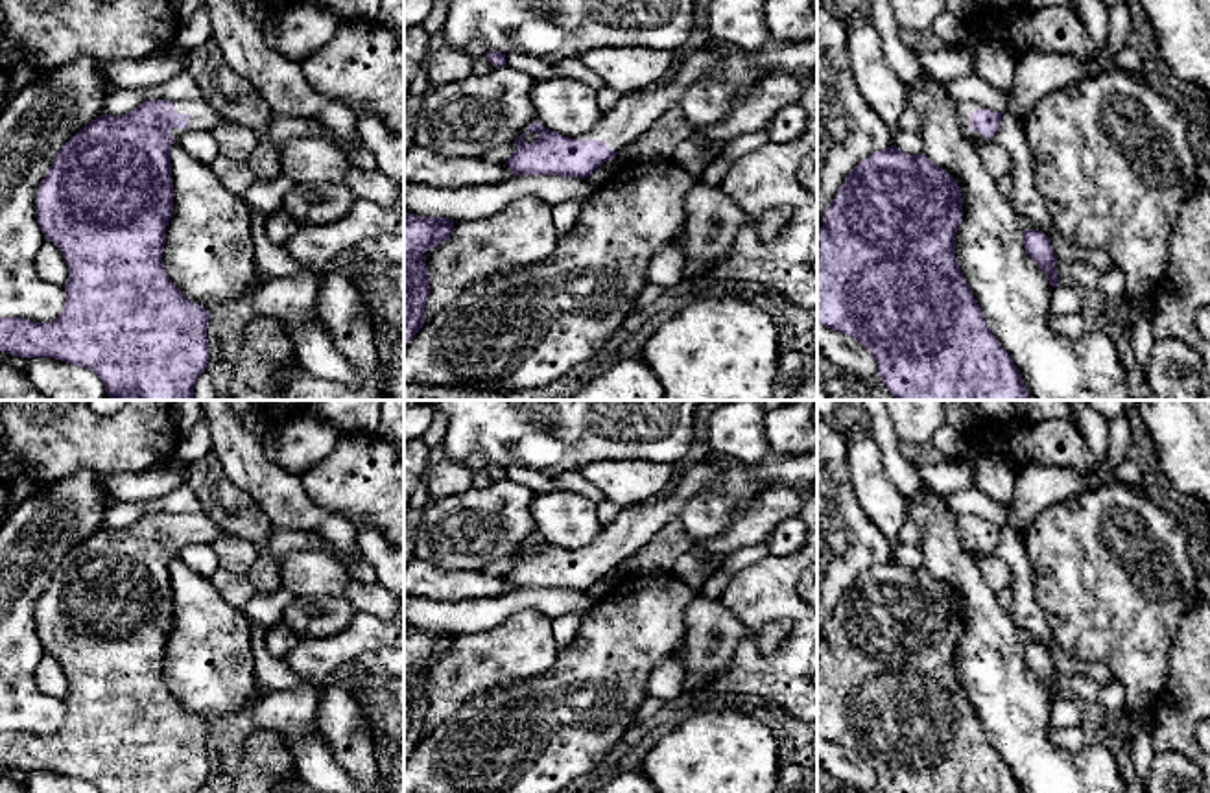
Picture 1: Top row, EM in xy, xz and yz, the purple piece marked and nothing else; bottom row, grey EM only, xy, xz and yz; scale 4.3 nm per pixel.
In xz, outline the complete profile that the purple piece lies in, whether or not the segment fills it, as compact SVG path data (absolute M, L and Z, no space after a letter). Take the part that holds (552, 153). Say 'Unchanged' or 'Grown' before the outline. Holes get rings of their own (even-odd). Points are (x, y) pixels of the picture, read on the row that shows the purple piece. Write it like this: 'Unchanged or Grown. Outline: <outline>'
Grown. Outline: M706 46L697 52L688 52L677 74L670 76L657 87L622 96L609 112L601 114L599 122L592 129L577 138L568 138L550 131L535 120L513 142L516 151L505 160L505 164L515 175L563 175L587 179L598 166L614 159L620 149L646 135L668 107L679 105L688 85L714 74L723 59L723 53L723 48L708 50Z

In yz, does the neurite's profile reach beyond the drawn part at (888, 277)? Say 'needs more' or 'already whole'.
already whole

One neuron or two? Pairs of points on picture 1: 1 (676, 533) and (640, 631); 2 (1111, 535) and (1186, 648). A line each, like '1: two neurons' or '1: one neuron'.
1: two neurons
2: two neurons

